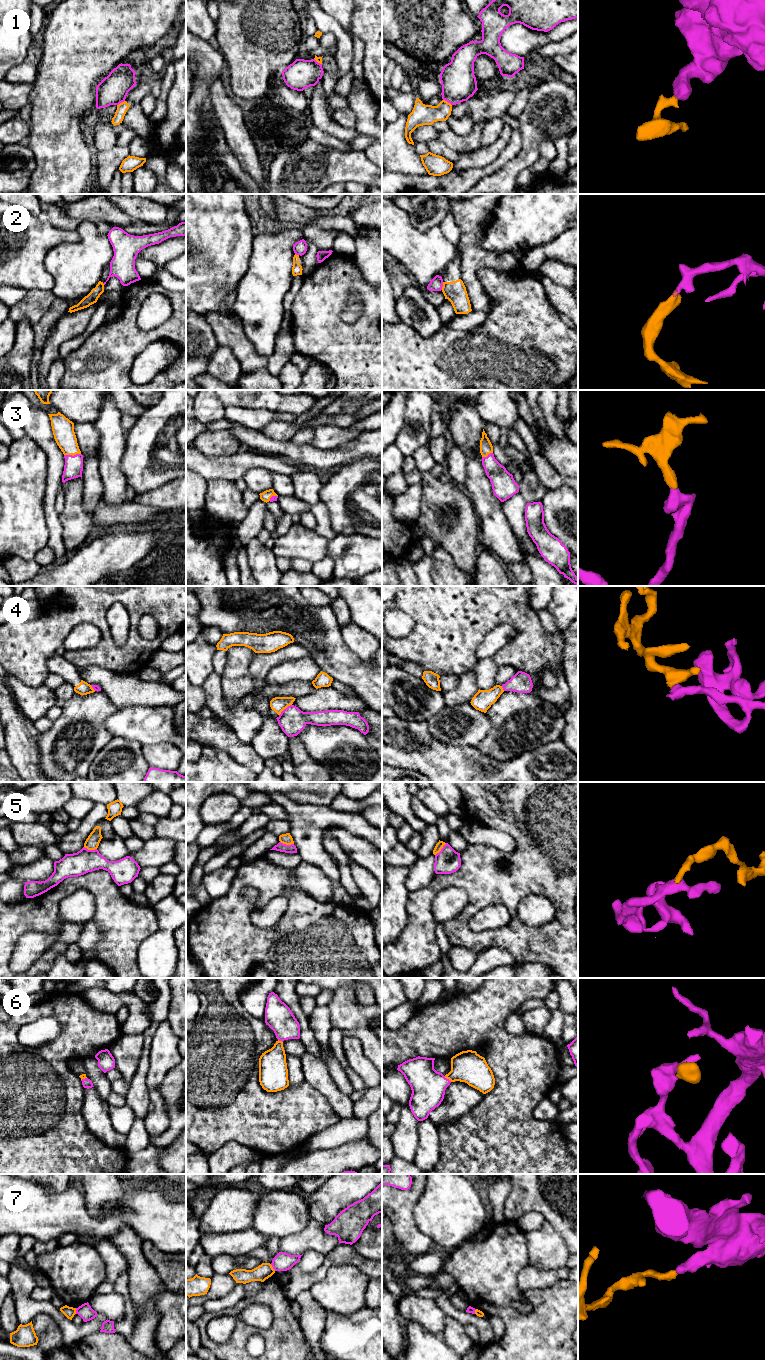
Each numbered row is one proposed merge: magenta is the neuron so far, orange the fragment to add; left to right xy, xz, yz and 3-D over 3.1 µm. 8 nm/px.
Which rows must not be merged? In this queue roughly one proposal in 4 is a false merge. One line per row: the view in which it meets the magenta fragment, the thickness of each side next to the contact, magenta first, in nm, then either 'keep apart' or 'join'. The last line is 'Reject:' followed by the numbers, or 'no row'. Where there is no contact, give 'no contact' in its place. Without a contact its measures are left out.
1: contact in yz; calibres 280 and 170 nm; keep apart
2: contact in yz; calibres 110 and 170 nm; keep apart
3: contact in xy; calibres 150 and 180 nm; join
4: contact in xz; calibres 220 and 120 nm; keep apart
5: contact in xz; calibres 70 and 90 nm; keep apart
6: contact in yz; calibres 280 and 260 nm; join
7: contact in xz; calibres 150 and 120 nm; keep apart
Reject: 1, 2, 4, 5, 7

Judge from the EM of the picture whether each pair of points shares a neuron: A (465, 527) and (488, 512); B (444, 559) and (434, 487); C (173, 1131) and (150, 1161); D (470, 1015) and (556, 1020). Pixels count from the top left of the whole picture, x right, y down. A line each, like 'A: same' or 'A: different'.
A: different
B: different
C: different
D: different

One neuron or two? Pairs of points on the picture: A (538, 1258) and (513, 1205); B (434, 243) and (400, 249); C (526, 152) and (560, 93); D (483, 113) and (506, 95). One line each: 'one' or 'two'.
A: two
B: one
C: one
D: one

